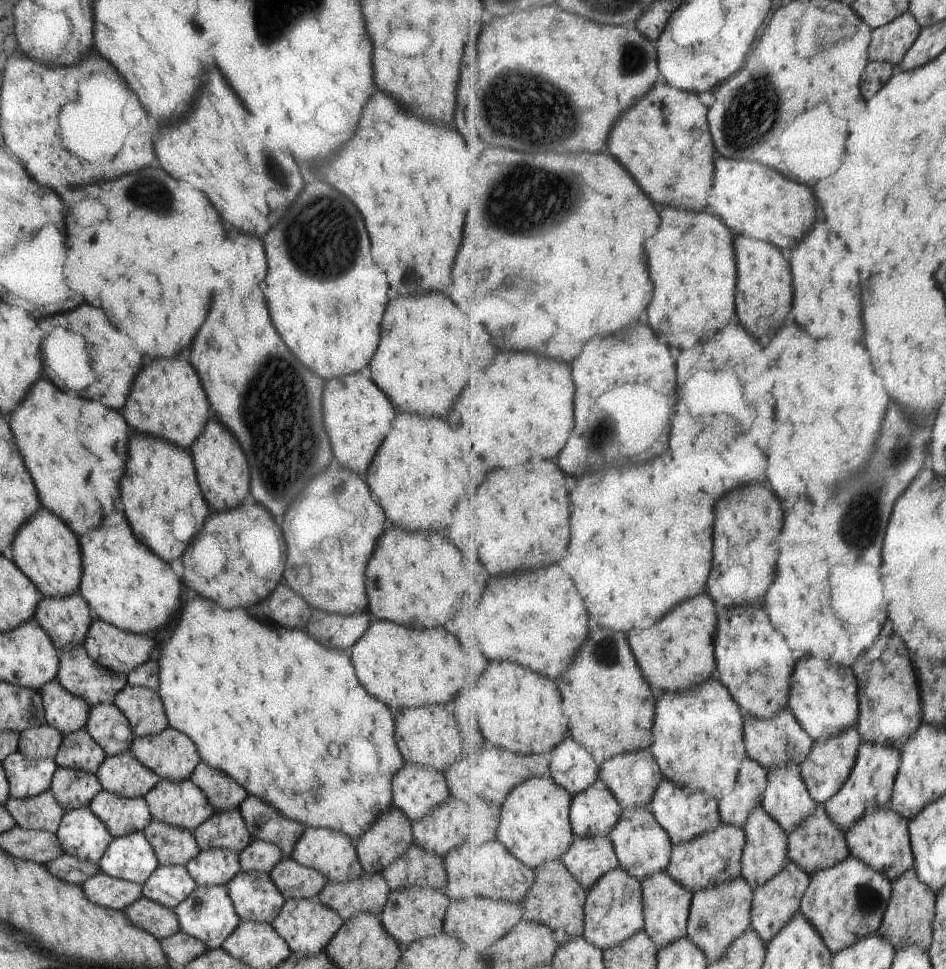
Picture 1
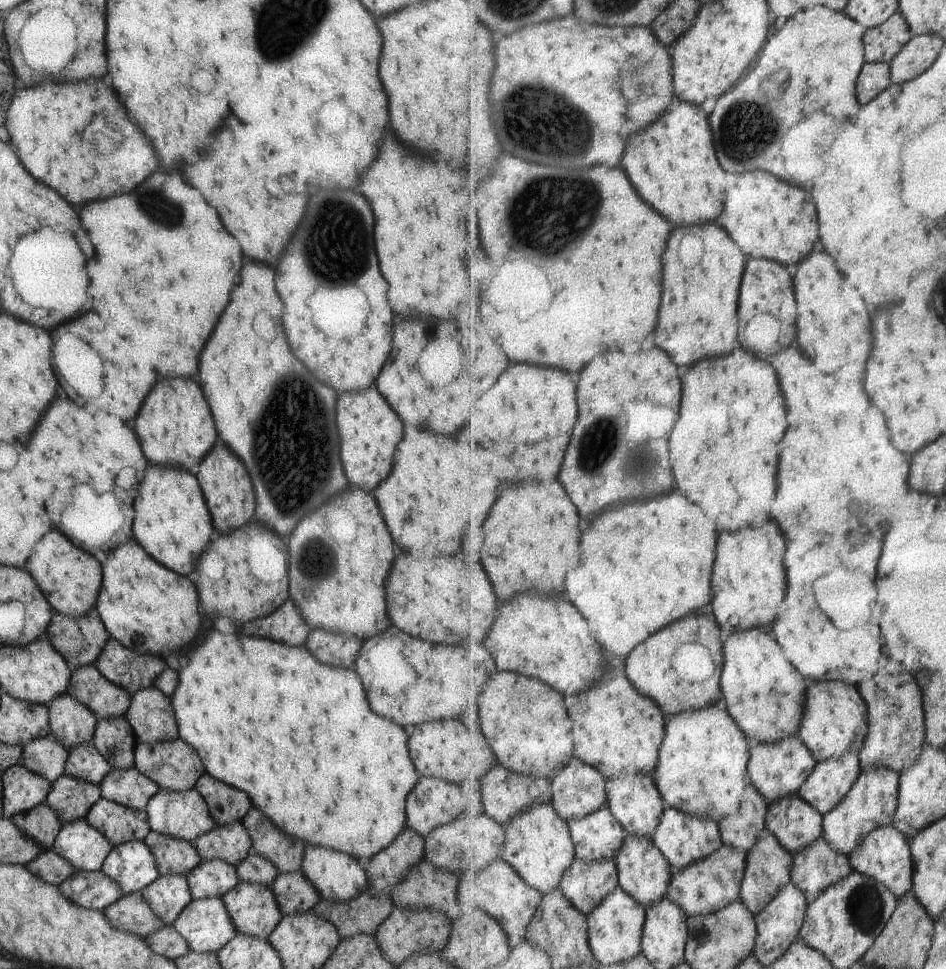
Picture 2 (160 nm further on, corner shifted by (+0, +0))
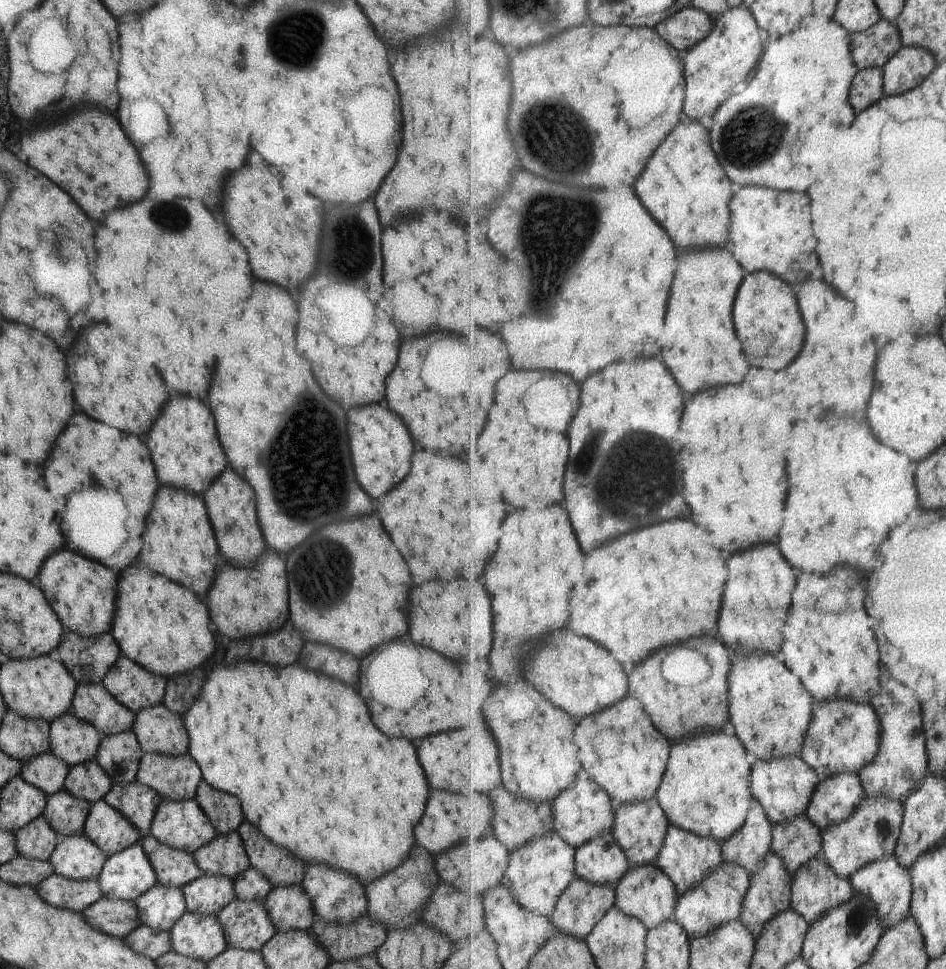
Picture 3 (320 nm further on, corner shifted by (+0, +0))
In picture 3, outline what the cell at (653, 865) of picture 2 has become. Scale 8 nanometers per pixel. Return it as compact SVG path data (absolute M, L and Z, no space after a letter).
M655 863L631 866L631 869L619 880L619 885L616 887L616 905L618 908L621 908L621 912L624 914L641 920L648 930L675 917L678 897L673 880Z

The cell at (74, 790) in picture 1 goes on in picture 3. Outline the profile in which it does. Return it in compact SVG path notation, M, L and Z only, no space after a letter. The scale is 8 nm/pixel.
M62 789L46 796L42 814L47 824L59 837L67 836L67 834L80 834L91 805L87 800L75 798Z

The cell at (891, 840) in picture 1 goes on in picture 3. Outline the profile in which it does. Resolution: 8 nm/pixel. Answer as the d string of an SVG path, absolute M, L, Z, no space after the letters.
M896 853L891 854L889 858L883 858L882 860L877 860L877 862L867 864L867 866L863 866L861 870L857 870L851 876L851 883L857 894L867 896L871 902L875 902L879 920L883 924L883 933L887 932L889 928L901 924L903 920L907 920L907 916L909 916L912 909L914 887L910 869L901 866L901 862L897 860Z

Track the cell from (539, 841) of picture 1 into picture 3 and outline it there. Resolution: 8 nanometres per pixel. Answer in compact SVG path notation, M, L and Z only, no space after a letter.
M554 829L551 834L527 842L509 854L509 866L505 870L502 884L509 888L521 906L551 918L561 894L568 890L573 878L576 878L576 855L575 846L561 838L561 834Z

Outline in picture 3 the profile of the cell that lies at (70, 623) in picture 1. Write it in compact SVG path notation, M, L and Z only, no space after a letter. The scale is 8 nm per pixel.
M62 628L61 642L54 651L54 654L67 668L69 675L73 678L76 684L90 684L100 682L105 676L107 668L113 665L120 654L120 649L117 647L114 638L109 632L103 632L99 636L79 636L67 628Z

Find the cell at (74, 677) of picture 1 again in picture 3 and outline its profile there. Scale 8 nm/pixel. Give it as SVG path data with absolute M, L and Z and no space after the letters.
M102 682L76 684L70 707L79 720L91 720L101 735L130 730L134 713L115 701Z

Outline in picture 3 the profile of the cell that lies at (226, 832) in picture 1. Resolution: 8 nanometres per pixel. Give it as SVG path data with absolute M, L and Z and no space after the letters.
M236 830L228 834L216 834L207 845L199 846L192 853L200 872L217 874L234 880L237 874L249 868L249 858Z

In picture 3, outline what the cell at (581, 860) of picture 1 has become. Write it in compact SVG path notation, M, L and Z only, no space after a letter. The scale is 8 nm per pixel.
M573 878L568 890L561 894L555 913L551 920L554 927L559 928L563 934L577 936L581 940L586 940L593 928L603 920L605 914L616 906L616 887L611 884L591 884L589 880L585 882L583 878Z

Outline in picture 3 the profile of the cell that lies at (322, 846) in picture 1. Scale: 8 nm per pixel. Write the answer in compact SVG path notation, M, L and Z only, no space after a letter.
M306 866L300 886L307 894L307 898L311 900L316 917L323 918L323 920L337 922L337 924L349 924L366 912L364 885L351 874L329 870L327 866Z

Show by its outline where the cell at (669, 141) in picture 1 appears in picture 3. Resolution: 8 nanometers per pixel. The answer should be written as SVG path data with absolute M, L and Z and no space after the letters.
M698 120L690 122L677 126L669 134L665 146L657 150L653 162L649 162L649 170L641 174L635 186L637 196L673 238L679 254L693 248L717 248L729 242L731 228L723 226L723 220L729 220L729 204L737 188L717 160L709 132Z

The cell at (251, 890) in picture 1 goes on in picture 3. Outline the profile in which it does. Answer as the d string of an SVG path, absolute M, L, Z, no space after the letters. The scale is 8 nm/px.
M233 898L216 916L230 948L260 950L276 932L263 900Z

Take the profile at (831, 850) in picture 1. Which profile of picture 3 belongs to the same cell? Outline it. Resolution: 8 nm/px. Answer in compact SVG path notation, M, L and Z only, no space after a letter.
M823 856L815 858L807 866L801 866L792 879L792 908L797 910L808 924L817 922L821 916L825 916L825 912L841 904L847 904L853 898L854 889L851 879L839 878Z

